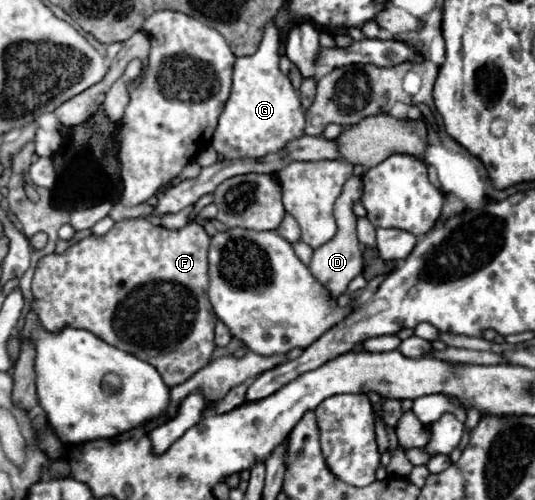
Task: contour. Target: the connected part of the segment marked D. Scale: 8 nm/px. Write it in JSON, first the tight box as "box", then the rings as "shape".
{"box":[309,177,363,297],"shape":[[[351,177],[345,181],[343,185],[343,191],[341,195],[337,197],[335,201],[335,209],[333,209],[333,215],[335,215],[335,221],[337,221],[337,233],[333,239],[329,239],[325,245],[317,247],[313,251],[313,267],[309,267],[311,275],[331,293],[331,297],[339,297],[347,291],[347,285],[351,283],[351,279],[355,279],[361,271],[363,271],[363,257],[361,257],[361,249],[359,249],[359,241],[357,241],[357,233],[355,233],[355,223],[357,223],[357,217],[353,213],[353,203],[361,197],[363,193],[363,183],[361,183],[361,177]]]}

